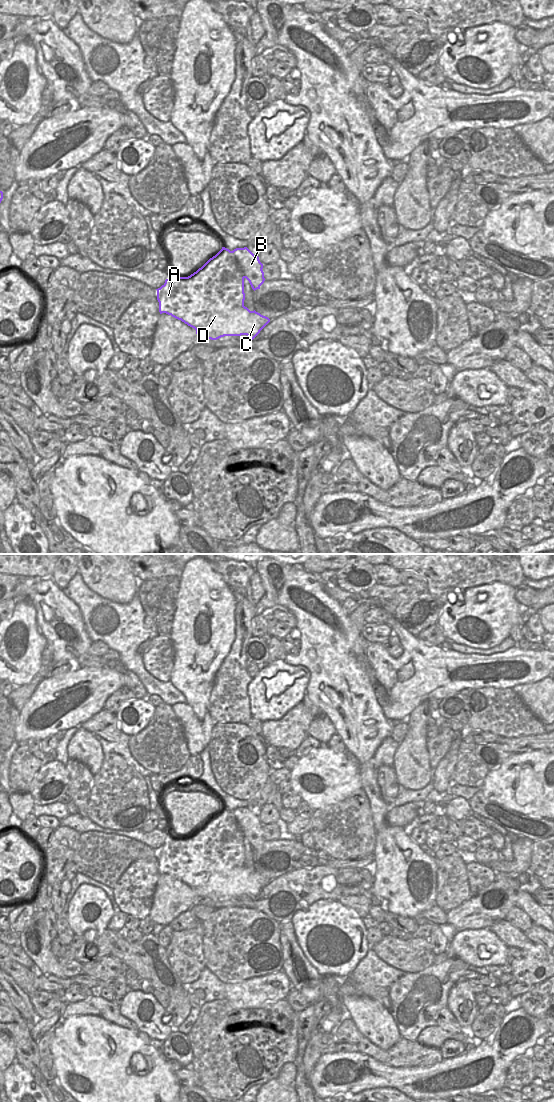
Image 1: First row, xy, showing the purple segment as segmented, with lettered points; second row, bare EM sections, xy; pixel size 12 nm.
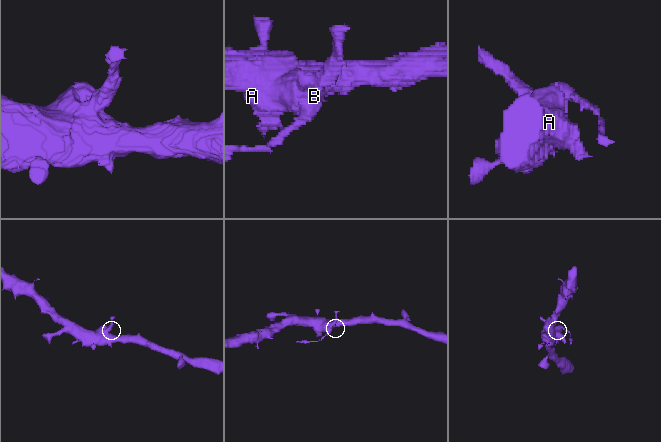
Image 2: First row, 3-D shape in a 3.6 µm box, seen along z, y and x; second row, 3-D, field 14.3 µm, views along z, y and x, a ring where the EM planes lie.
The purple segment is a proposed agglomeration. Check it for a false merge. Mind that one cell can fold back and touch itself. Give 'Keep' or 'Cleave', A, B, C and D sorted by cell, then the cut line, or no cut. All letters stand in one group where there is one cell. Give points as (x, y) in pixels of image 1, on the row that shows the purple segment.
Cleave. Groups: A C D / B. Split along xy (232, 251), (244, 277)

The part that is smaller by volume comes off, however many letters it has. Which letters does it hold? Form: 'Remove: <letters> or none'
Remove: B

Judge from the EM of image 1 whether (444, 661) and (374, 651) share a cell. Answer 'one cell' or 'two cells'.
one cell

